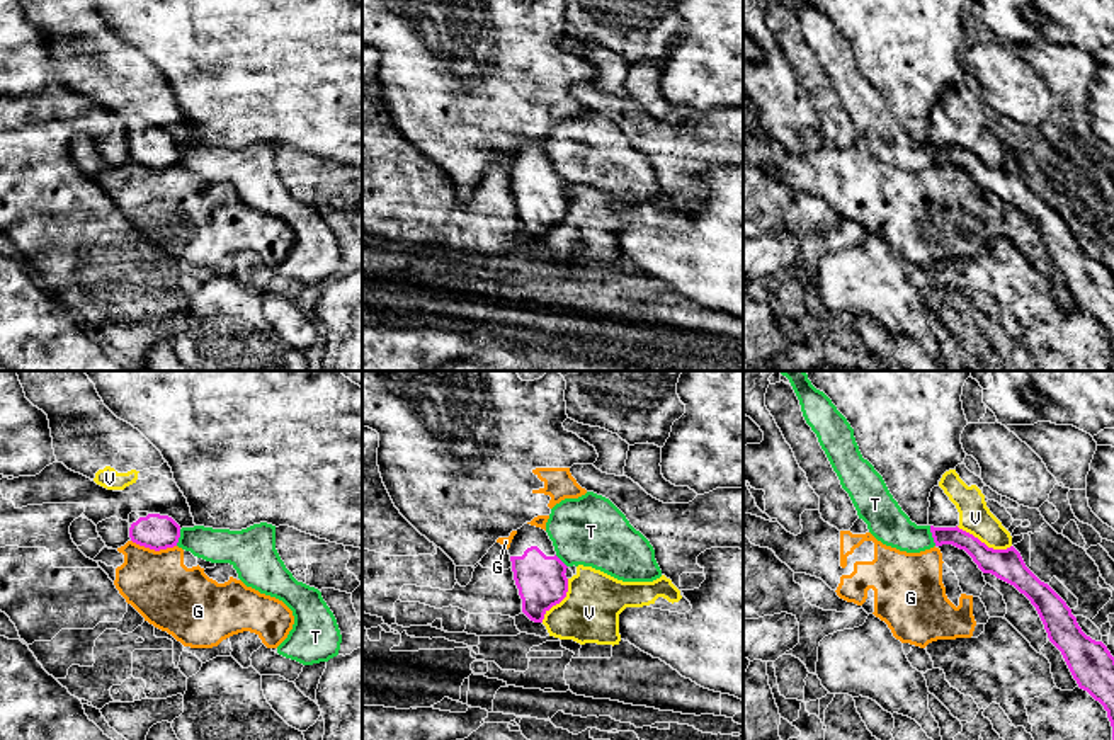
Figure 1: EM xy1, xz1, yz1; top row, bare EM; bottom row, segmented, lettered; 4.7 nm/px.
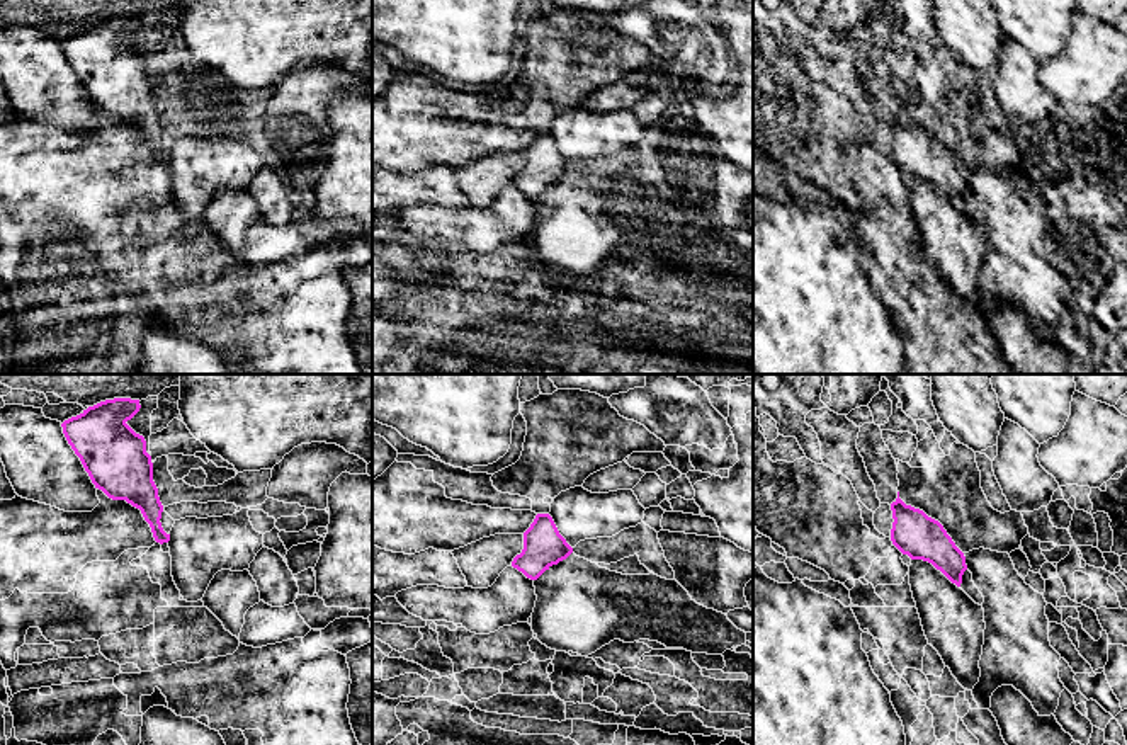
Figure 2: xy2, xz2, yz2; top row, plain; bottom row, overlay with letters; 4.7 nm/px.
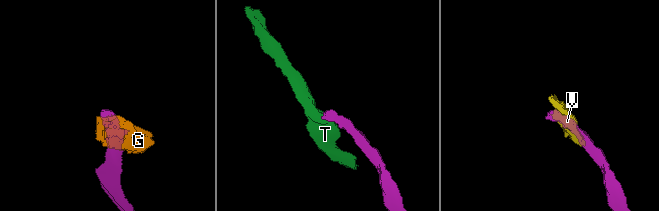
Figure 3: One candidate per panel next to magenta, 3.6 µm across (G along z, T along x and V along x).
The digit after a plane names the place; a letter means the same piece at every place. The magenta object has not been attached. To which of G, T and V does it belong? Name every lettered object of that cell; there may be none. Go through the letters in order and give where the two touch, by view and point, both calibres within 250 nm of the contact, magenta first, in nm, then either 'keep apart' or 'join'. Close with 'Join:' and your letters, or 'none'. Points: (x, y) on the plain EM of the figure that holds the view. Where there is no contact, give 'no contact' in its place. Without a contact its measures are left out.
G: xy1 (153, 167) | 170/320 nm | keep apart
T: yz1 (932, 155) | 100/180 nm | keep apart
V: yz1 (983, 162) | 150/160 nm | keep apart
Join: none

